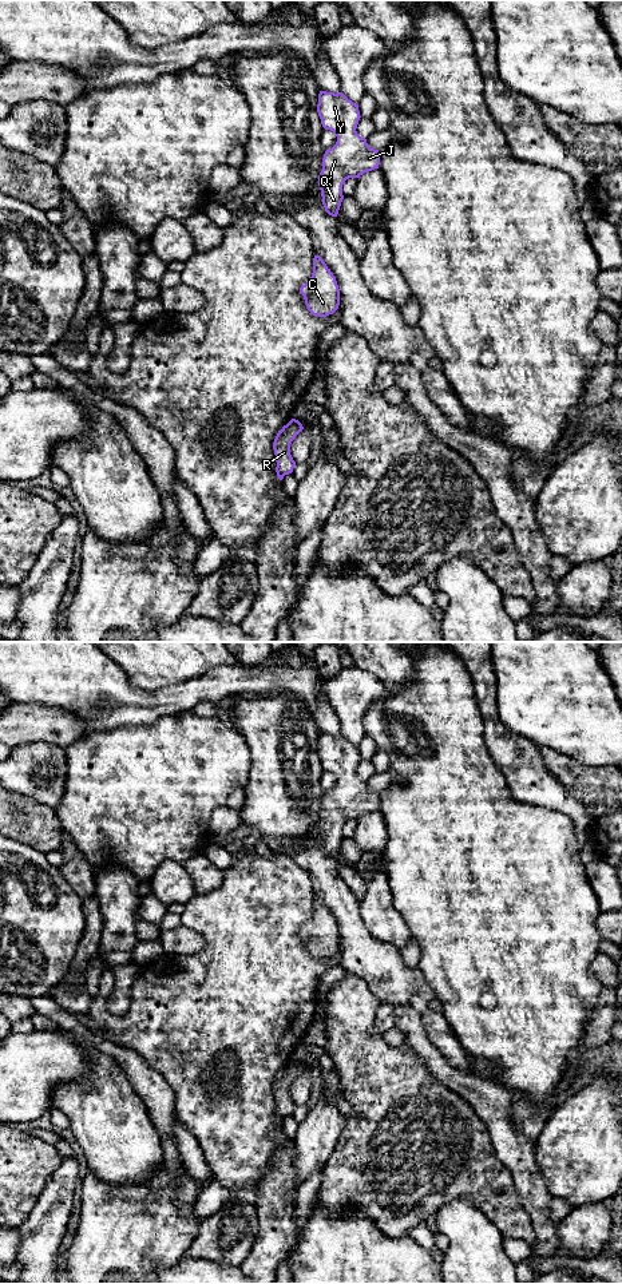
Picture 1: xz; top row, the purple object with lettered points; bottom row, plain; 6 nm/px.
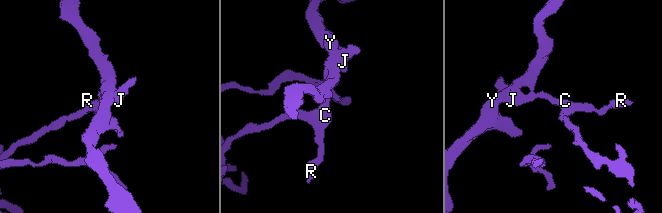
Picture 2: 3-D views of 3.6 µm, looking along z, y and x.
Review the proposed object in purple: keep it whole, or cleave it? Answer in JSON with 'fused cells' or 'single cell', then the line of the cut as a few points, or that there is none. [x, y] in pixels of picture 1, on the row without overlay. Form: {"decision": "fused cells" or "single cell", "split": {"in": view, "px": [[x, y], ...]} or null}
{"decision": "single cell", "split": null}

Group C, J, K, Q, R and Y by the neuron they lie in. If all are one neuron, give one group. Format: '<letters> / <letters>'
C J K Q R Y

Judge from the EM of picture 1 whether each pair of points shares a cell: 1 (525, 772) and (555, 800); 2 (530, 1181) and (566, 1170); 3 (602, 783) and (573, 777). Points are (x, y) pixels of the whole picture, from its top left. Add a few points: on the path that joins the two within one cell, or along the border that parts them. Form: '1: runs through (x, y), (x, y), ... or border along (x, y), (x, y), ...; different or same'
1: runs through (533, 780), (547, 792); same
2: border along (534, 1146), (535, 1162), (547, 1191), (554, 1197); different
3: runs through (595, 783), (579, 780); same

